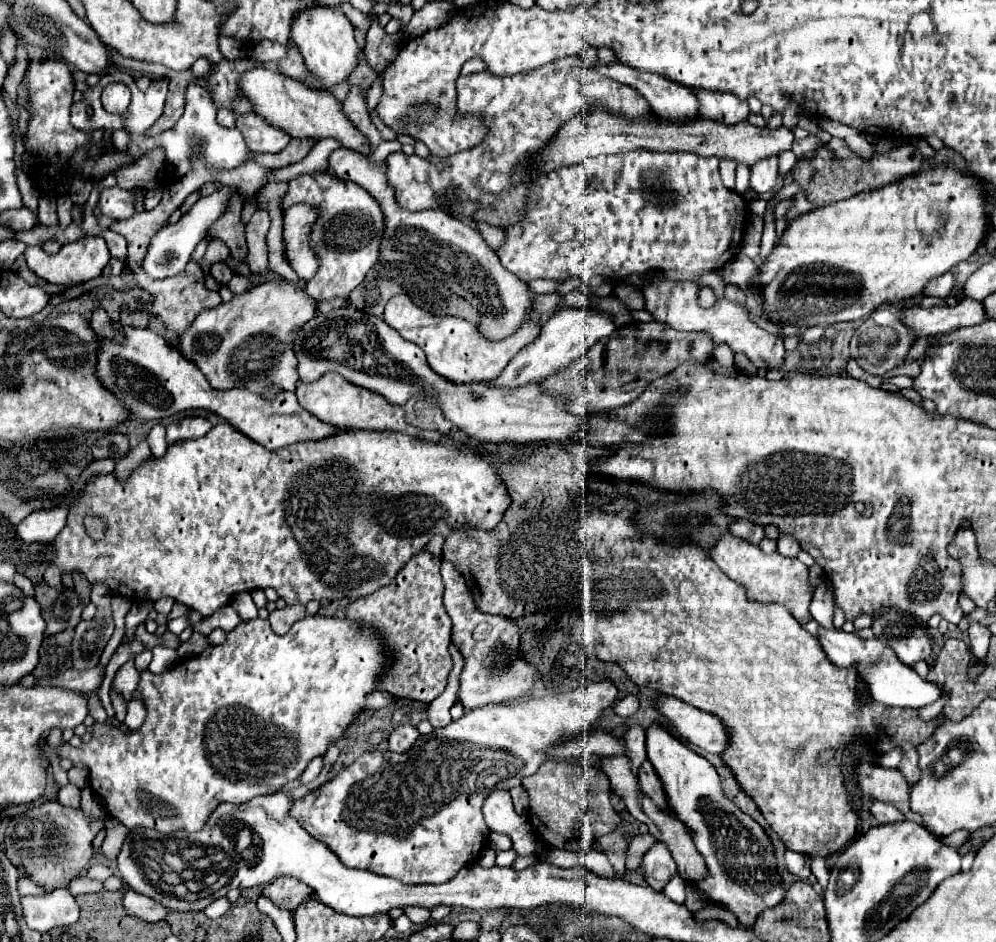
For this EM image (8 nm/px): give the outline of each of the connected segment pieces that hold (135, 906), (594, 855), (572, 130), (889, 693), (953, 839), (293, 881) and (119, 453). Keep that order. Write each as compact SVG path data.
M127 888L127 890L123 892L121 902L123 902L123 908L125 908L125 912L127 912L129 916L137 916L137 918L141 918L141 920L145 920L145 922L159 922L159 920L163 920L165 914L169 912L167 908L163 908L163 906L157 904L155 900L147 898L147 896L141 896L141 894L133 892L131 888Z
M589 850L587 854L584 855L583 866L595 874L603 874L603 876L611 876L609 872L615 872L613 866L609 864L605 852L601 850Z
M601 108L587 110L585 114L579 114L577 118L569 120L557 136L549 142L549 148L545 148L541 154L541 174L547 174L549 170L561 168L561 166L573 166L581 164L587 158L601 156L601 154L619 154L629 150L649 150L649 152L691 152L701 158L717 158L717 160L733 160L737 164L753 166L759 160L765 160L769 156L777 156L785 150L791 150L793 144L793 132L785 126L781 128L757 128L749 122L741 124L717 124L713 120L697 118L687 124L677 122L641 122L641 120L625 120L617 118Z
M819 628L819 640L821 640L821 646L823 646L825 654L829 656L829 660L835 666L853 666L857 670L859 678L867 686L869 696L879 704L919 710L919 708L925 708L925 706L933 704L935 700L939 700L943 696L943 686L921 678L913 670L913 666L901 662L897 658L897 654L891 648L883 646L877 638L861 640L857 634L847 634L843 630Z
M958 830L954 832L953 834L950 834L949 836L940 835L940 837L941 837L941 840L945 842L945 844L957 849L960 846L971 841L973 838L972 834L970 832L967 832L966 830Z
M277 878L263 888L263 896L269 898L277 908L295 910L305 898L311 896L311 888L297 878Z
M113 432L113 434L105 434L103 438L99 438L93 444L93 456L95 458L115 458L121 460L125 458L129 452L129 440L125 434Z

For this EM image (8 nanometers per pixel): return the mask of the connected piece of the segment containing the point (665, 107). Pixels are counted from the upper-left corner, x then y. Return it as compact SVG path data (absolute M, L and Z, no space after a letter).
M597 62L593 66L593 70L603 78L617 80L617 82L627 84L633 90L637 90L649 102L653 112L665 120L687 120L687 118L697 118L697 114L699 114L699 102L691 94L691 90L681 84L673 84L671 80L665 80L665 76L657 76L653 72L633 72L633 68L625 68L625 64L621 64L621 62L613 62L613 64Z

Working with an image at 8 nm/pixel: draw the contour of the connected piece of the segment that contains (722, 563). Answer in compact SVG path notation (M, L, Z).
M723 534L719 542L709 550L713 562L735 582L741 582L753 600L761 602L781 602L795 620L809 622L809 604L813 598L813 586L809 582L809 570L797 558L781 556L779 552L763 554L759 546L737 538L733 534Z

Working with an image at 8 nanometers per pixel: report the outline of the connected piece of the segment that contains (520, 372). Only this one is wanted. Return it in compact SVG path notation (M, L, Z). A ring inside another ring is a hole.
M559 308L547 322L541 322L541 332L533 344L527 344L517 352L517 356L509 362L509 366L503 370L499 378L495 378L493 386L521 386L527 382L541 382L555 370L565 368L579 356L583 356L593 344L597 344L601 338L609 336L613 330L617 330L613 316L603 310L579 310L579 308Z

